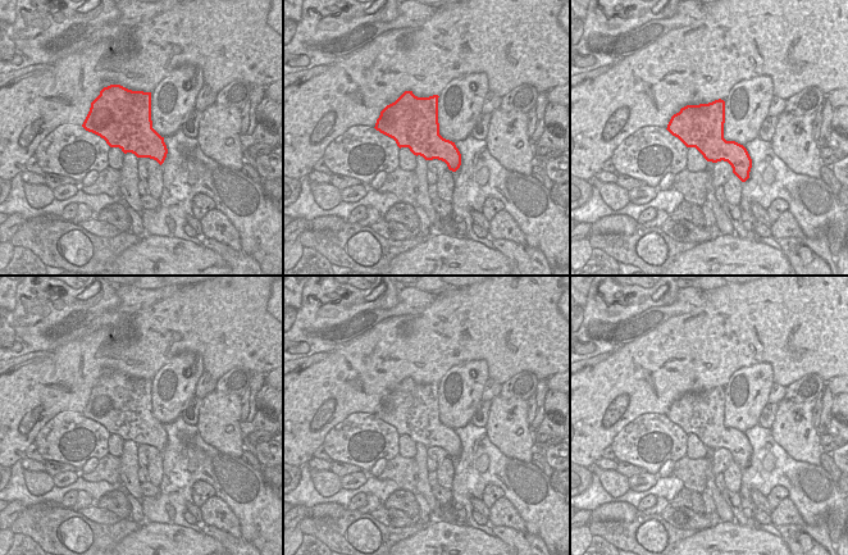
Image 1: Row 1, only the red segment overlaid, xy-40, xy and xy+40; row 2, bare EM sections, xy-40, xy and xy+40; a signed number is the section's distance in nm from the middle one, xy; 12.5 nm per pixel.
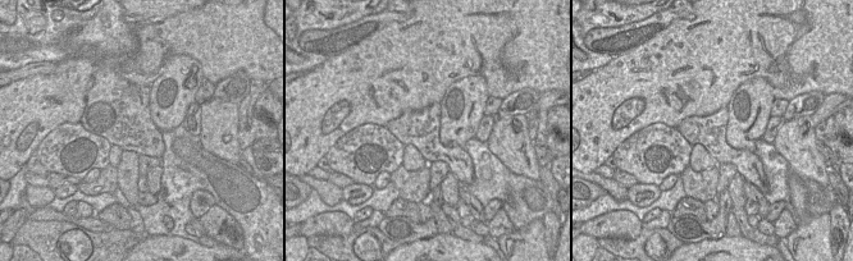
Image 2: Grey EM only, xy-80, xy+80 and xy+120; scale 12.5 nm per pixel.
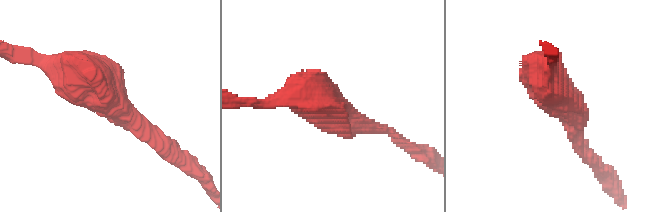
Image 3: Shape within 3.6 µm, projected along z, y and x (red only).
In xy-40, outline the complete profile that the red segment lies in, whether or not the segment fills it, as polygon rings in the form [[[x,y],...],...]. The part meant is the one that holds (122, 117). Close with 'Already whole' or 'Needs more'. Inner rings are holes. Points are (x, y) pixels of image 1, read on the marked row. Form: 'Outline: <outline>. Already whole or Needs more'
Outline: [[[110,85],[91,103],[82,127],[119,147],[124,154],[150,158],[160,165],[168,149],[151,120],[151,92],[132,91],[120,85]]]. Already whole

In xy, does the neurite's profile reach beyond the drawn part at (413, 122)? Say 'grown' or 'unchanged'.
unchanged

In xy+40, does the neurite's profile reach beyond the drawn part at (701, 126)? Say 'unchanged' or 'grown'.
unchanged

